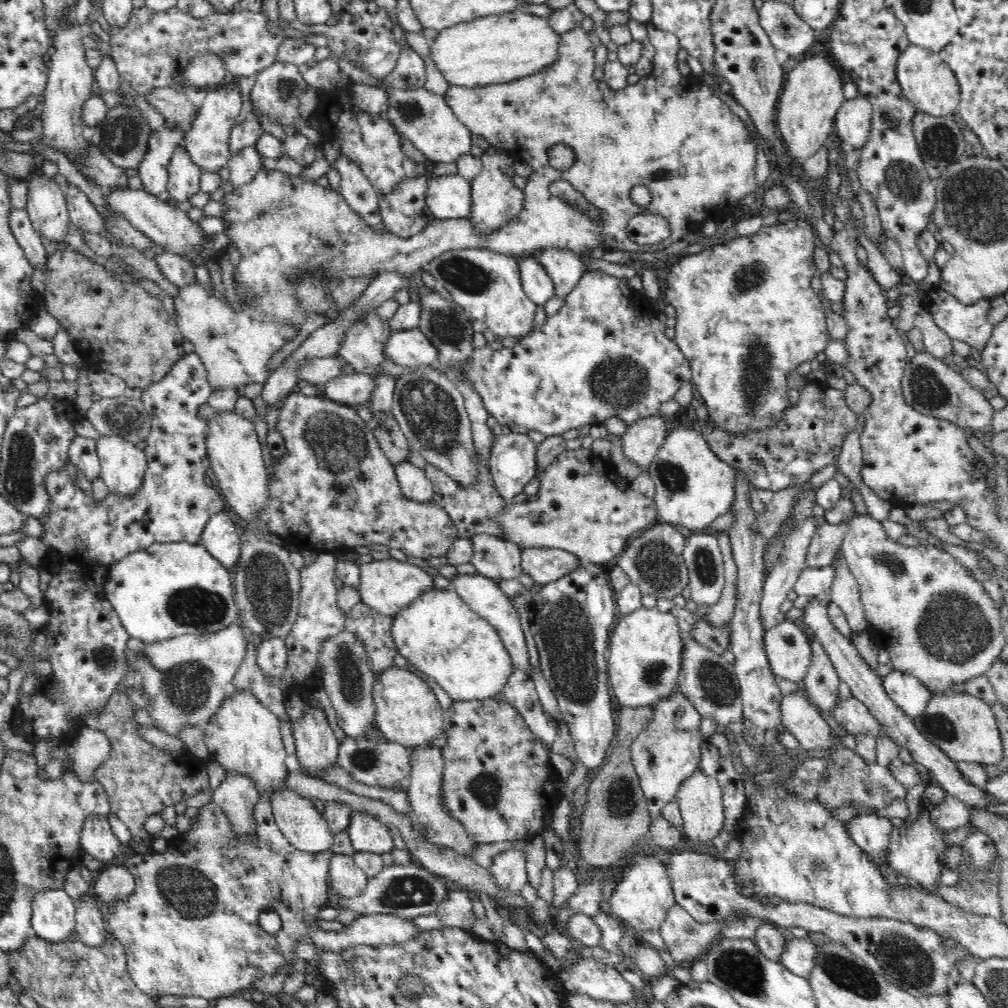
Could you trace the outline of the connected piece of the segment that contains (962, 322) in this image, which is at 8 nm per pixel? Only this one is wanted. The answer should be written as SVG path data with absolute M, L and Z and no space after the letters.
M932 287L926 291L930 304L930 314L933 316L934 322L942 332L950 338L950 340L962 340L966 342L970 348L974 348L976 352L982 354L986 345L989 344L989 338L992 336L995 324L989 321L988 313L993 307L995 300L982 298L978 302L970 305L961 303L955 296L947 293L945 290Z

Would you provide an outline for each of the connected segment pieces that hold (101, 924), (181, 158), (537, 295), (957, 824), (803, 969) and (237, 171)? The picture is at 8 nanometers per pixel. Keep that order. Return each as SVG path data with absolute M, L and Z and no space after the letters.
M92 894L84 895L76 908L73 939L78 939L86 947L101 947L106 942L109 930Z
M182 146L178 148L177 153L171 159L167 191L176 201L190 201L201 190L202 173L190 161L190 157L186 156Z
M532 255L519 257L519 265L525 293L537 305L549 301L555 295L555 286L544 267Z
M947 793L946 798L927 813L927 820L938 832L958 830L966 827L971 820L970 809L965 802L962 802L954 794Z
M794 937L787 942L785 953L779 962L794 974L809 979L817 966L817 958L820 953L821 948L810 938L802 940Z
M256 145L234 152L229 158L227 167L227 170L230 171L230 181L235 188L250 184L258 176L258 172L263 169L262 156Z

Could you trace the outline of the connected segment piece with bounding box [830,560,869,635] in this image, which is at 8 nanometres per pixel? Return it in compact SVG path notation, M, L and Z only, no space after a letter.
M845 560L837 564L837 576L838 580L830 593L832 602L838 604L845 613L851 634L865 635L869 627L868 618L861 602L858 583Z

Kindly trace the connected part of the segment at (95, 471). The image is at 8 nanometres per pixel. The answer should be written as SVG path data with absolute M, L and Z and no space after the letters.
M77 436L69 448L69 462L86 476L86 480L92 482L101 478L101 462L96 440Z

